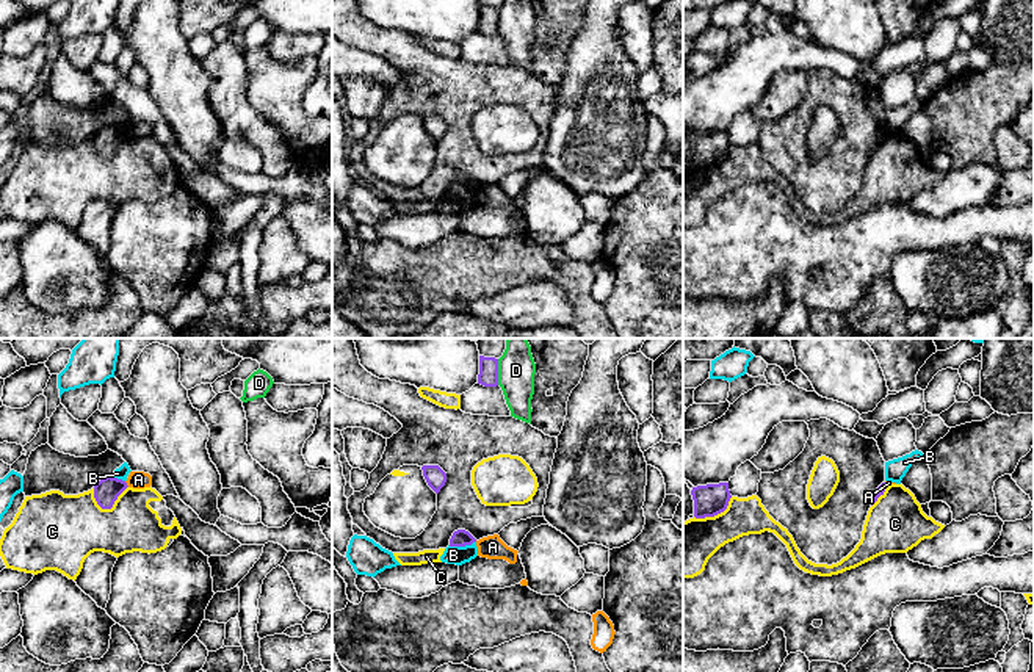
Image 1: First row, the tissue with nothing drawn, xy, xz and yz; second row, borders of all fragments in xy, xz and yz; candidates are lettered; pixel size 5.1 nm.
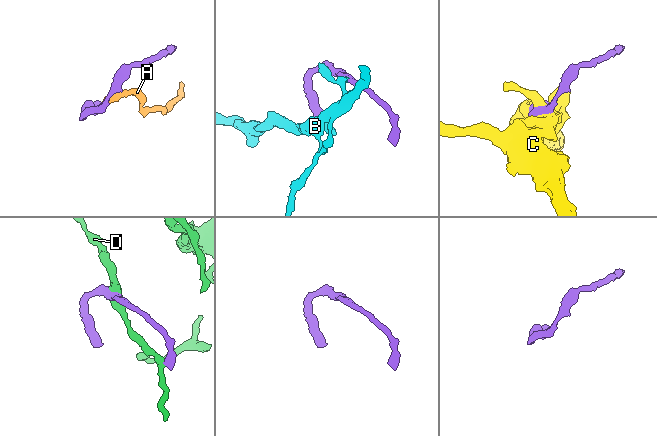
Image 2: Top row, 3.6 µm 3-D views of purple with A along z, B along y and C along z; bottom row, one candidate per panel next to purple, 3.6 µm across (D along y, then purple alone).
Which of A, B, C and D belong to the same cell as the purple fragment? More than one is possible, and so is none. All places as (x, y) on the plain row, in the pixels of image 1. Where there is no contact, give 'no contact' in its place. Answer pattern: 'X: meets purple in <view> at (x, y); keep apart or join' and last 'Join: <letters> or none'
A: meets purple in xy at (126, 133); keep apart
B: meets purple in xz at (461, 195); keep apart
C: meets purple in xy at (112, 155); keep apart
D: meets purple in xz at (497, 21); keep apart
Join: none

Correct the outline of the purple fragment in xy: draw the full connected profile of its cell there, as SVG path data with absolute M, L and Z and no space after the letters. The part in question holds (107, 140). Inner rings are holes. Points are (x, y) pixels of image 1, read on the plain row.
M107 125L94 135L94 147L102 158L111 158L127 136L125 130Z

